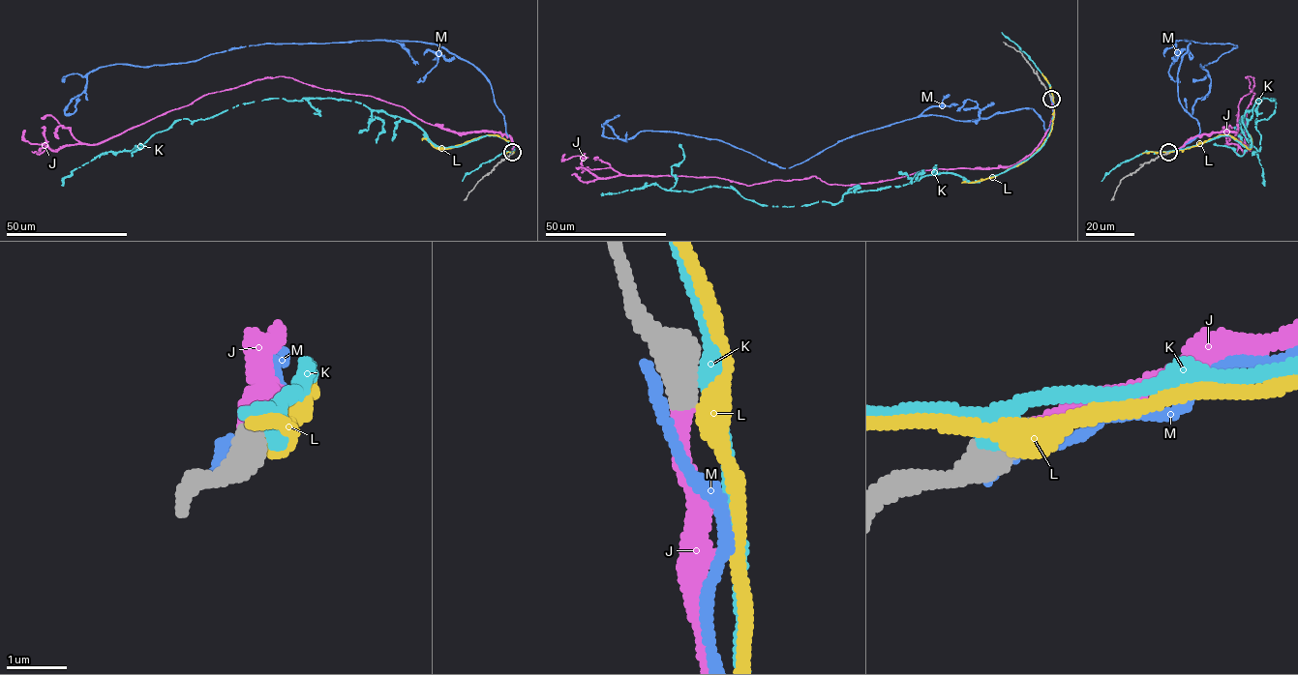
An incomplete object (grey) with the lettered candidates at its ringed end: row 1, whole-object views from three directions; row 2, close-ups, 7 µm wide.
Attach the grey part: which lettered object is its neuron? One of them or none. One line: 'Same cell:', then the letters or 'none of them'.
Same cell: J

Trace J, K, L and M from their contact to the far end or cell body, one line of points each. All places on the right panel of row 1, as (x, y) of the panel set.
J: (1168, 153), (1202, 134), (1236, 132), (1253, 77), (1245, 77), (1254, 93), (1247, 149), (1225, 144), (1223, 130)
K: (1166, 153), (1220, 136), (1250, 147), (1242, 117), (1273, 98), (1274, 110), (1256, 120), (1253, 153), (1264, 186)
L: (1168, 153), (1189, 149), (1222, 134), (1229, 134), (1250, 148), (1252, 141), (1248, 132)
M: (1166, 153), (1199, 132), (1178, 91), (1185, 40), (1237, 45), (1199, 65), (1211, 87), (1192, 114), (1185, 98)

